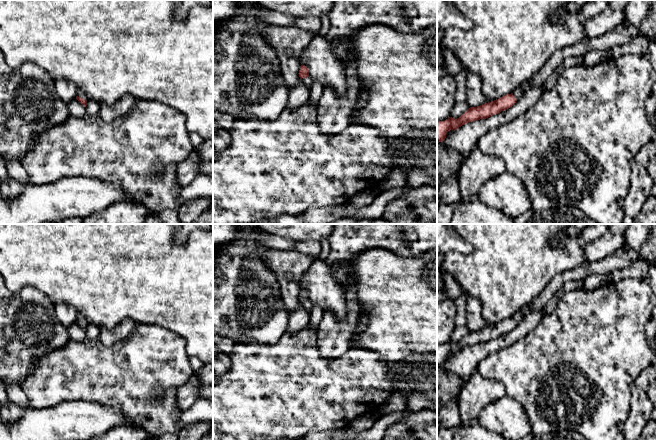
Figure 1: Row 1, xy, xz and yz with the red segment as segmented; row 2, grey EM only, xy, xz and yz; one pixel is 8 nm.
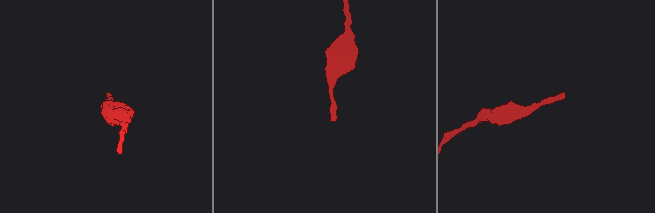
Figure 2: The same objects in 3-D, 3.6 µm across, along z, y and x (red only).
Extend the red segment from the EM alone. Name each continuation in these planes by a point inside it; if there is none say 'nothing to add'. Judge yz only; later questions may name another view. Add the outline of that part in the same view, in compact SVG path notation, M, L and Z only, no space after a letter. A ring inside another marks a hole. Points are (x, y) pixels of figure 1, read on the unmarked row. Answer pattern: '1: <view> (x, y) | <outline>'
1: yz (623, 257) | M623 246L601 261L584 263L578 267L562 272L551 280L544 291L533 302L519 310L513 316L513 319L518 325L527 313L543 309L565 282L584 279L593 274L610 275L614 271L629 267L633 261L641 257L639 251L631 248L627 249Z

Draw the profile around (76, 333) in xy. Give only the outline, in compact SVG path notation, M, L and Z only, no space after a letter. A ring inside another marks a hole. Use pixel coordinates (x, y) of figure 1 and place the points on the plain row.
M76 322L67 327L70 339L81 342L86 338L86 331L82 329Z

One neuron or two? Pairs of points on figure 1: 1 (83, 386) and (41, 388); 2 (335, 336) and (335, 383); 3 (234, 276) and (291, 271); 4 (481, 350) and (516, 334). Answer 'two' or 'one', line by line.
1: one
2: two
3: two
4: one

